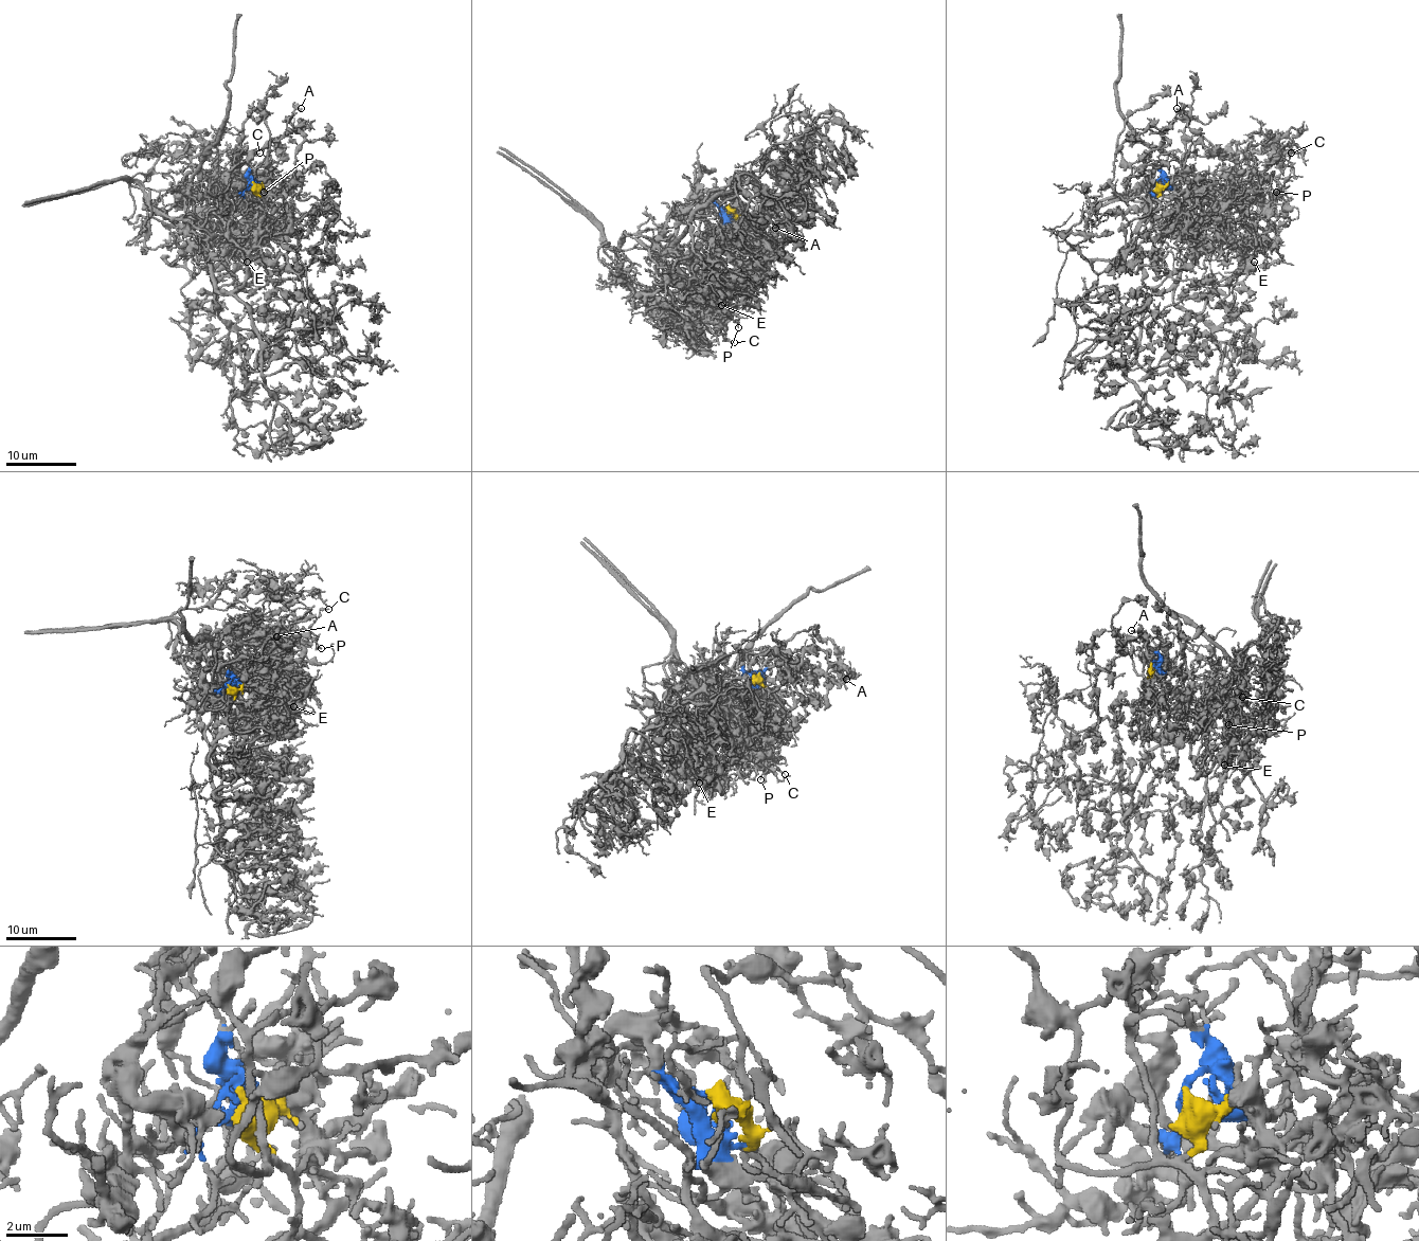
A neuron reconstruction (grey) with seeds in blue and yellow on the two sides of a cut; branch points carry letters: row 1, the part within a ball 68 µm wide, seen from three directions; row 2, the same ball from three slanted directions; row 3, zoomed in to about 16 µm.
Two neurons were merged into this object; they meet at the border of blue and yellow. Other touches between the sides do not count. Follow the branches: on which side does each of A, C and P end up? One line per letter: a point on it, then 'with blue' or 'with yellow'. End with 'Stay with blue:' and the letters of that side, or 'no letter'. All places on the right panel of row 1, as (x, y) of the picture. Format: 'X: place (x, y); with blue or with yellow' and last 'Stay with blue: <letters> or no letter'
A: place (1177, 108); with yellow
C: place (1291, 153); with blue
P: place (1276, 192); with blue
Stay with blue: C, P

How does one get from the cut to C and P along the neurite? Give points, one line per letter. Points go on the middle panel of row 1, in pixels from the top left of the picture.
C: (725, 208), (702, 195), (707, 231), (683, 255), (731, 302), (713, 307), (723, 340), (734, 342)
P: (725, 208), (702, 195), (707, 231), (684, 245), (683, 255), (715, 280), (731, 307), (713, 308), (738, 328)

